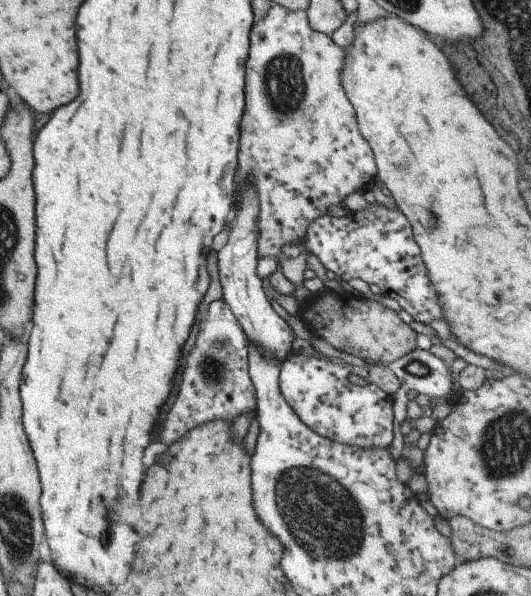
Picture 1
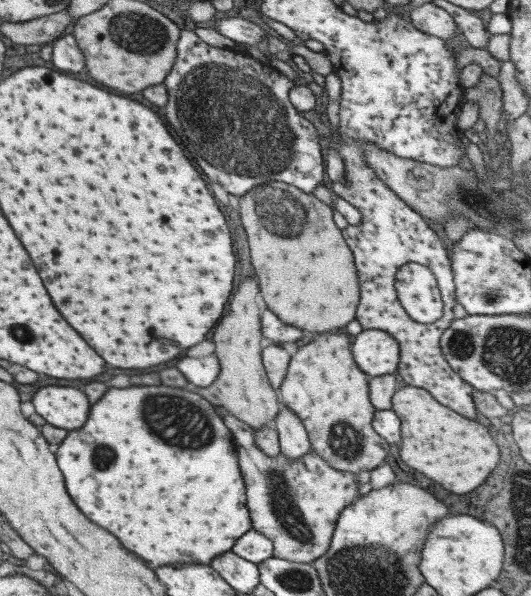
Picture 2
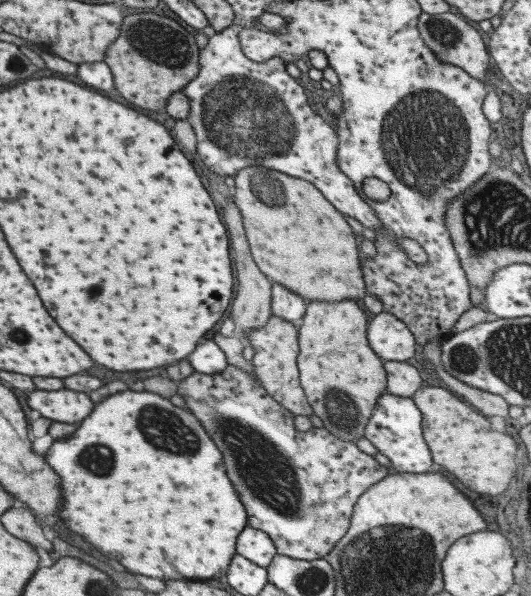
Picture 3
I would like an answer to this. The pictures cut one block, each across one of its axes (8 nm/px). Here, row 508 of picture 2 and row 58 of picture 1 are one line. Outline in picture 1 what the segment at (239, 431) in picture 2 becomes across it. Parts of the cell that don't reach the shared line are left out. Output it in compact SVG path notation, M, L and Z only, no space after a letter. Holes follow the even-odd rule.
M273 3L267 12L253 22L251 28L251 42L249 42L249 56L245 62L245 110L243 118L239 120L239 154L237 154L237 170L235 174L234 194L235 200L238 197L238 186L244 183L249 177L254 182L256 193L258 194L258 227L260 230L257 239L256 251L258 259L262 256L276 256L282 258L281 246L285 242L299 244L303 240L307 225L315 218L325 214L326 208L330 204L343 205L343 198L351 192L364 190L376 180L376 166L369 145L359 134L354 108L347 100L343 87L340 83L340 70L342 67L342 58L344 49L338 47L331 41L330 35L317 32L309 26L306 12L303 9L287 10L280 4Z

